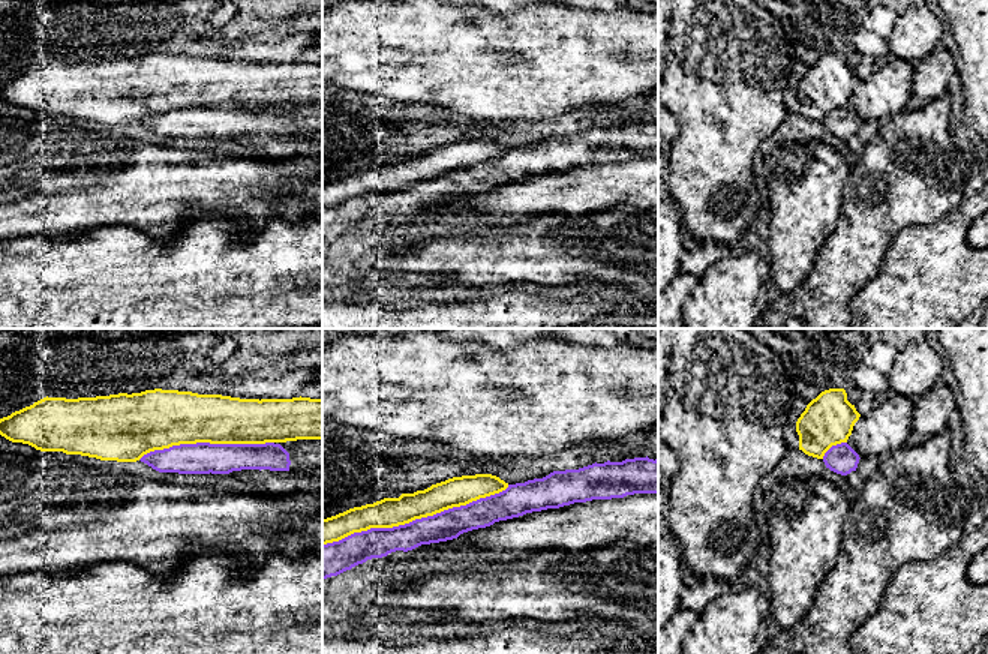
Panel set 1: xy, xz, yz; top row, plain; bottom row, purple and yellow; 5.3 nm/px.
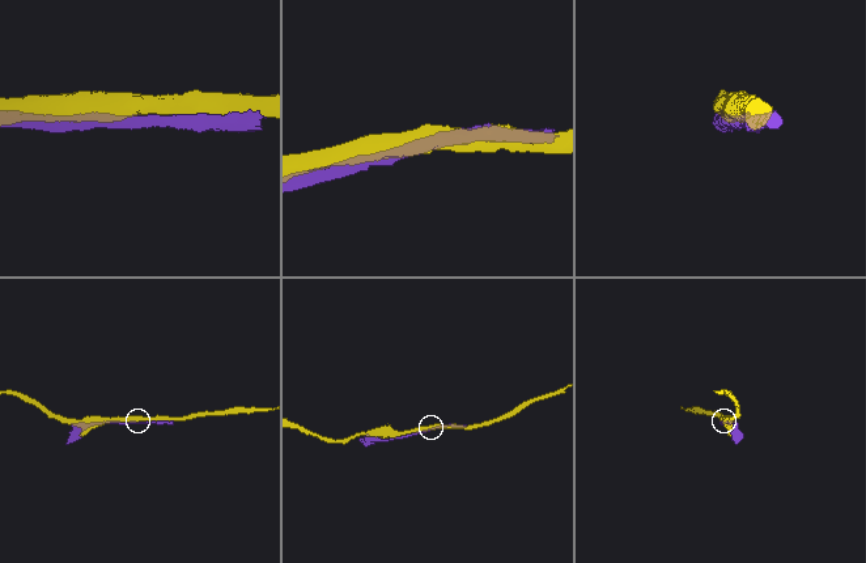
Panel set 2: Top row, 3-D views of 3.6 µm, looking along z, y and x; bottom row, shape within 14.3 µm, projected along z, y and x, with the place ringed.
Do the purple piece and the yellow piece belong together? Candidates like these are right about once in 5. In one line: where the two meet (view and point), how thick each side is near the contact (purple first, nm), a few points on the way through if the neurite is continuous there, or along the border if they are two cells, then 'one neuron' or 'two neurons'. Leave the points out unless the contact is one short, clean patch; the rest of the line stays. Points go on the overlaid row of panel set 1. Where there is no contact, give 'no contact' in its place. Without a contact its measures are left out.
xz (416, 519) | 160/160 nm | two neurons

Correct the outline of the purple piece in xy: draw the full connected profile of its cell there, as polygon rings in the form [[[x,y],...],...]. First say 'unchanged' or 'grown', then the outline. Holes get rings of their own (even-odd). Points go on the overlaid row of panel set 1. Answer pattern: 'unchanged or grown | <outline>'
unchanged | [[[180,444],[144,454],[141,462],[159,472],[229,474],[241,470],[289,471],[289,453],[265,444]]]

